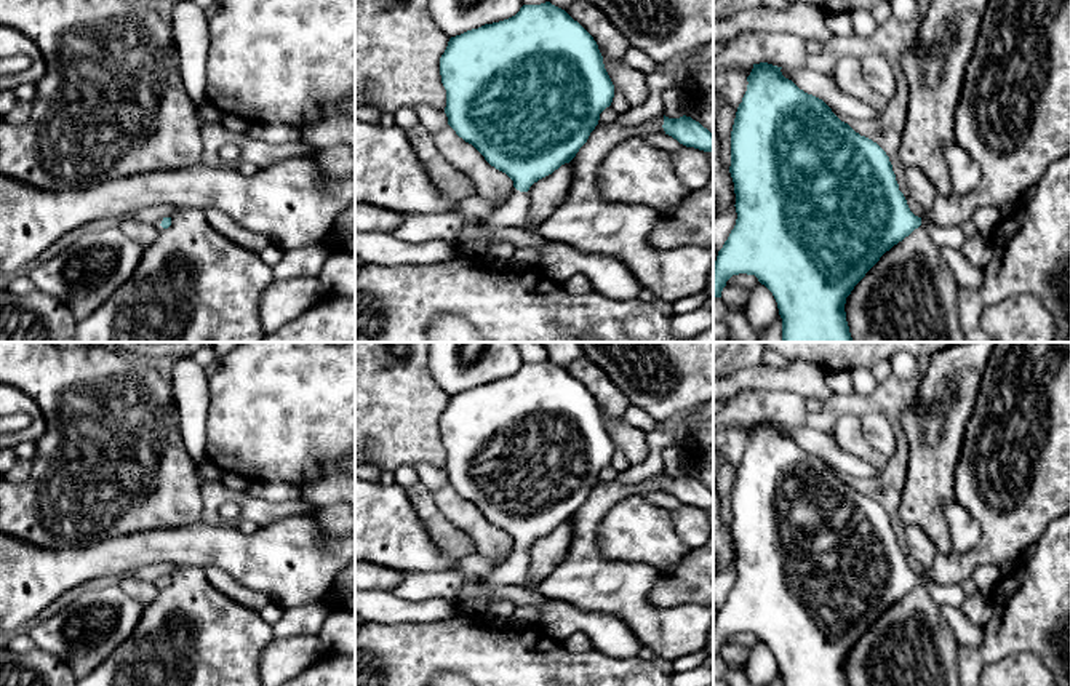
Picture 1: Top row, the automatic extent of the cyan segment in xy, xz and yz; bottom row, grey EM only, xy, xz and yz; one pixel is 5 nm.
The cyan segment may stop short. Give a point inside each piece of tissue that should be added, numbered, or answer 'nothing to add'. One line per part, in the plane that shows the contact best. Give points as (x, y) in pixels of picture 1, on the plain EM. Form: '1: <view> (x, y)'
1: xz (514, 570)

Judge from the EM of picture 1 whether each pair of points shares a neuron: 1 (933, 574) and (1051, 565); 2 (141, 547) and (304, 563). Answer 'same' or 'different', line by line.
1: different
2: same

